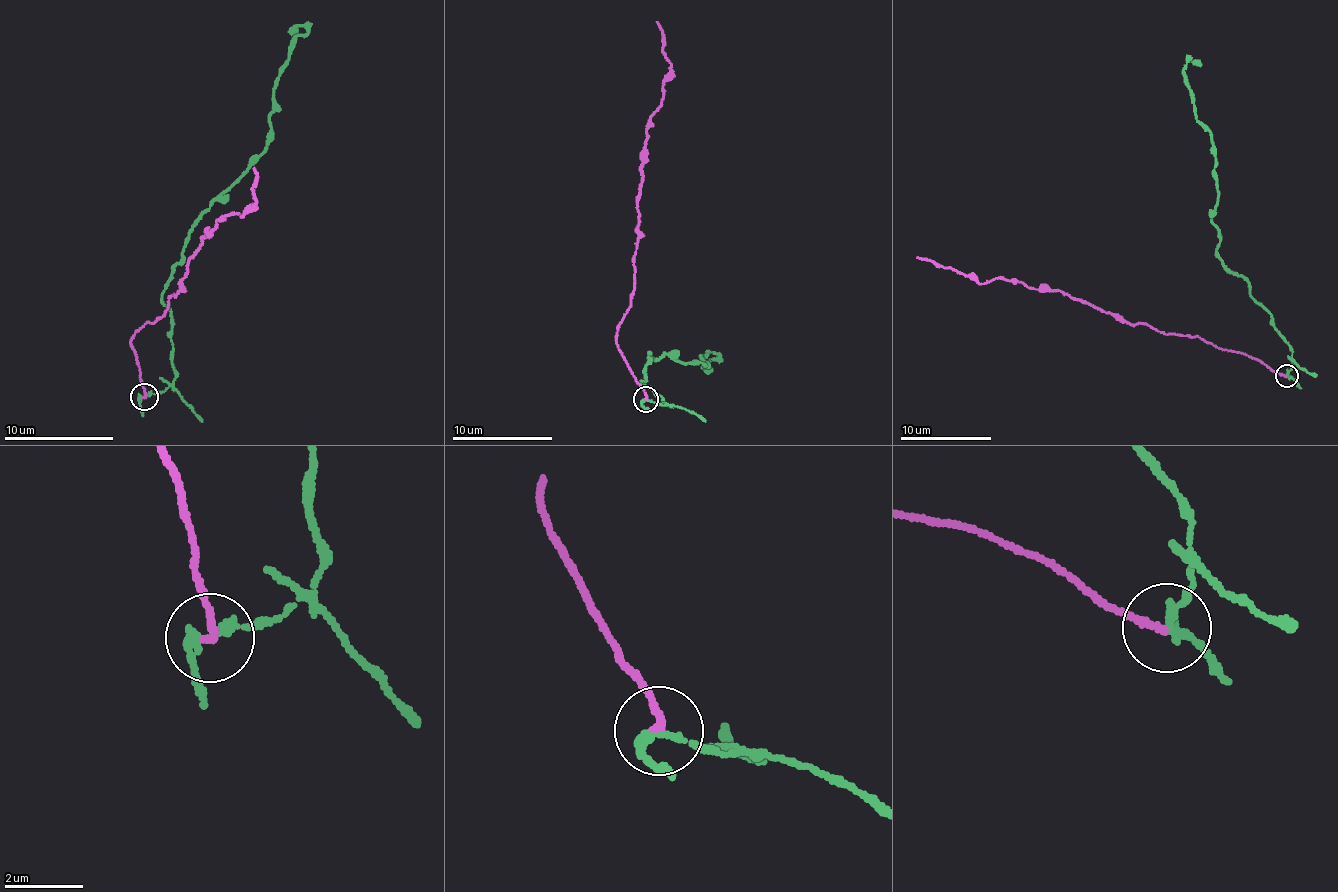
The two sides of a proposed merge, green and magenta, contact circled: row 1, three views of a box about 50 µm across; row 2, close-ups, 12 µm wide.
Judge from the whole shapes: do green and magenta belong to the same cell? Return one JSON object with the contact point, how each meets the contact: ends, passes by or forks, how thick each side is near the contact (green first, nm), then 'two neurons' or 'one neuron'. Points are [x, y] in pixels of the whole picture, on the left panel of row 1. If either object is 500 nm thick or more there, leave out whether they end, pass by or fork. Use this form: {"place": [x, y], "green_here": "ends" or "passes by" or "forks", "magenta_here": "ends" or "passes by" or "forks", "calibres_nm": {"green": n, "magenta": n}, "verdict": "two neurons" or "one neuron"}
{"place": [144, 397], "green_here": "passes by", "magenta_here": "ends", "calibres_nm": {"green": 190, "magenta": 180}, "verdict": "two neurons"}

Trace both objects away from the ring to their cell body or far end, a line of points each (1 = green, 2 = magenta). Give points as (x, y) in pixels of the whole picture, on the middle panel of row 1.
1: (647, 400), (669, 408), (640, 383), (652, 354), (701, 367), (701, 357), (719, 355), (707, 374)
2: (647, 400), (616, 342), (634, 289), (646, 124), (661, 102), (671, 64), (658, 23)

